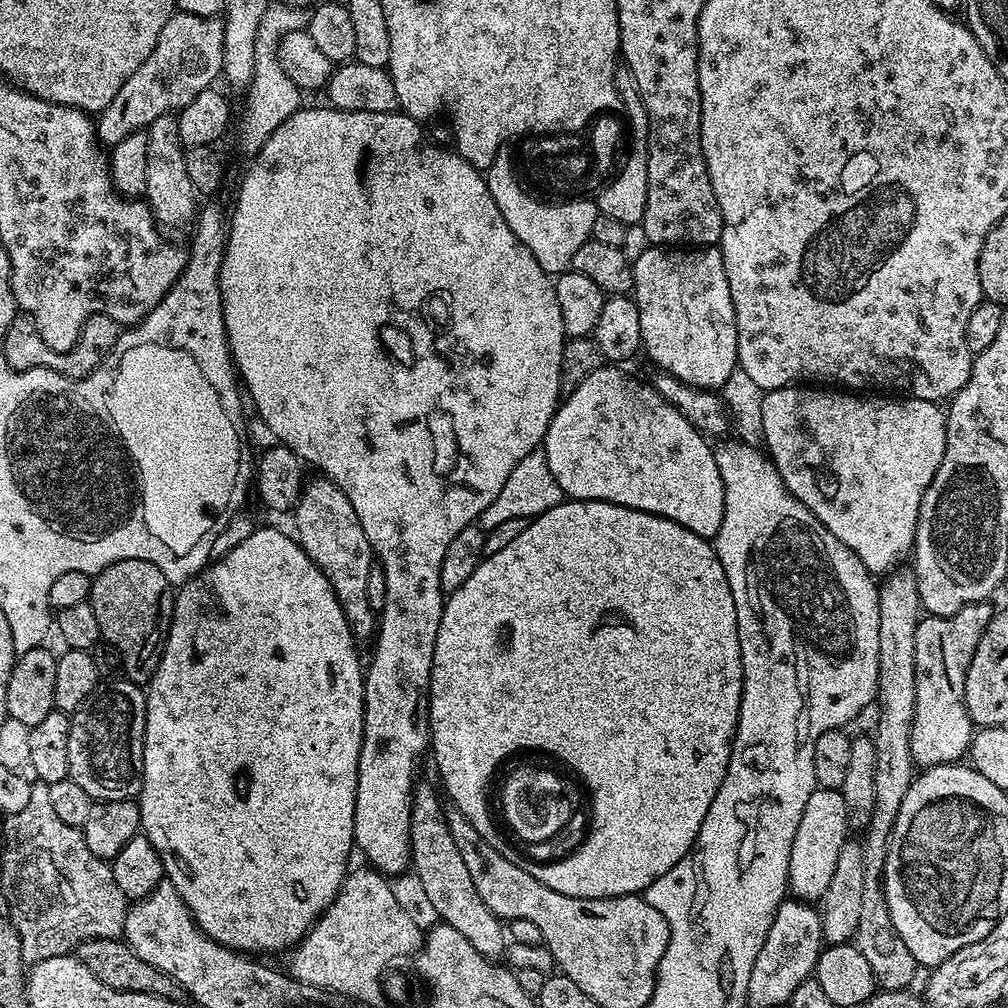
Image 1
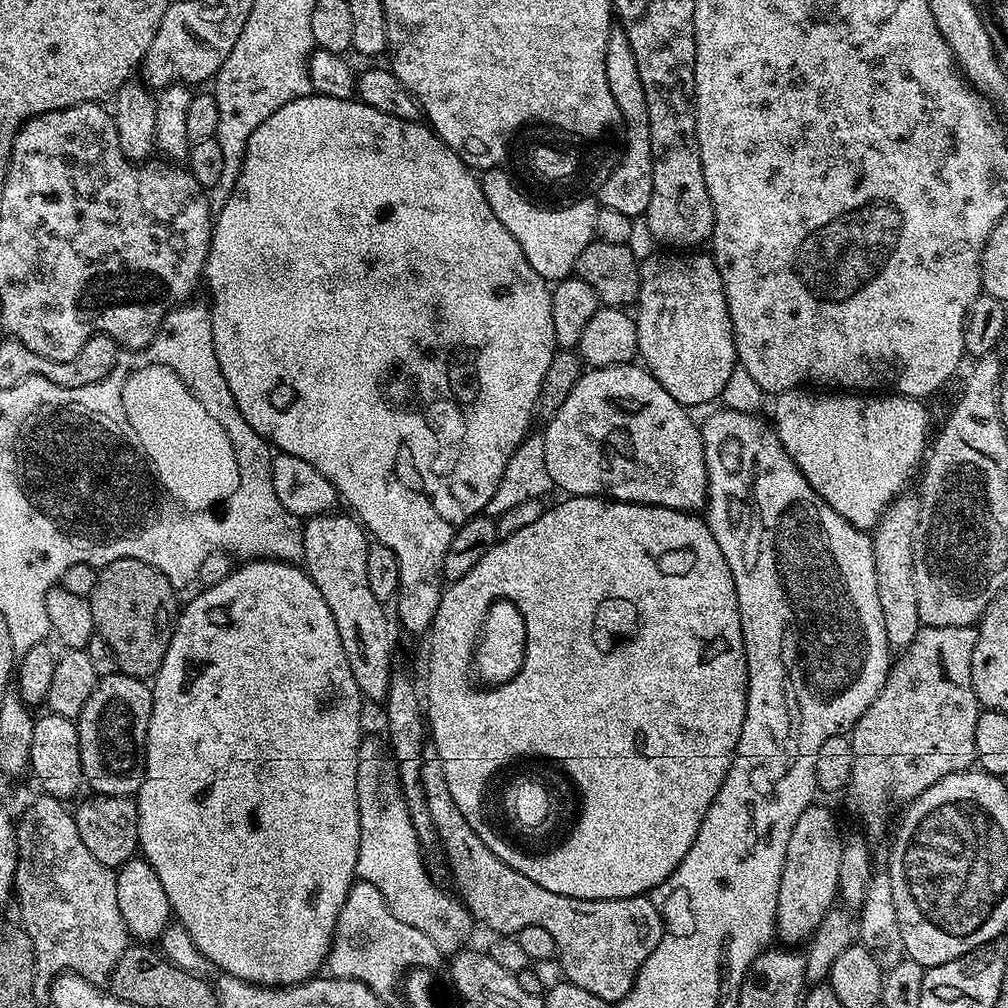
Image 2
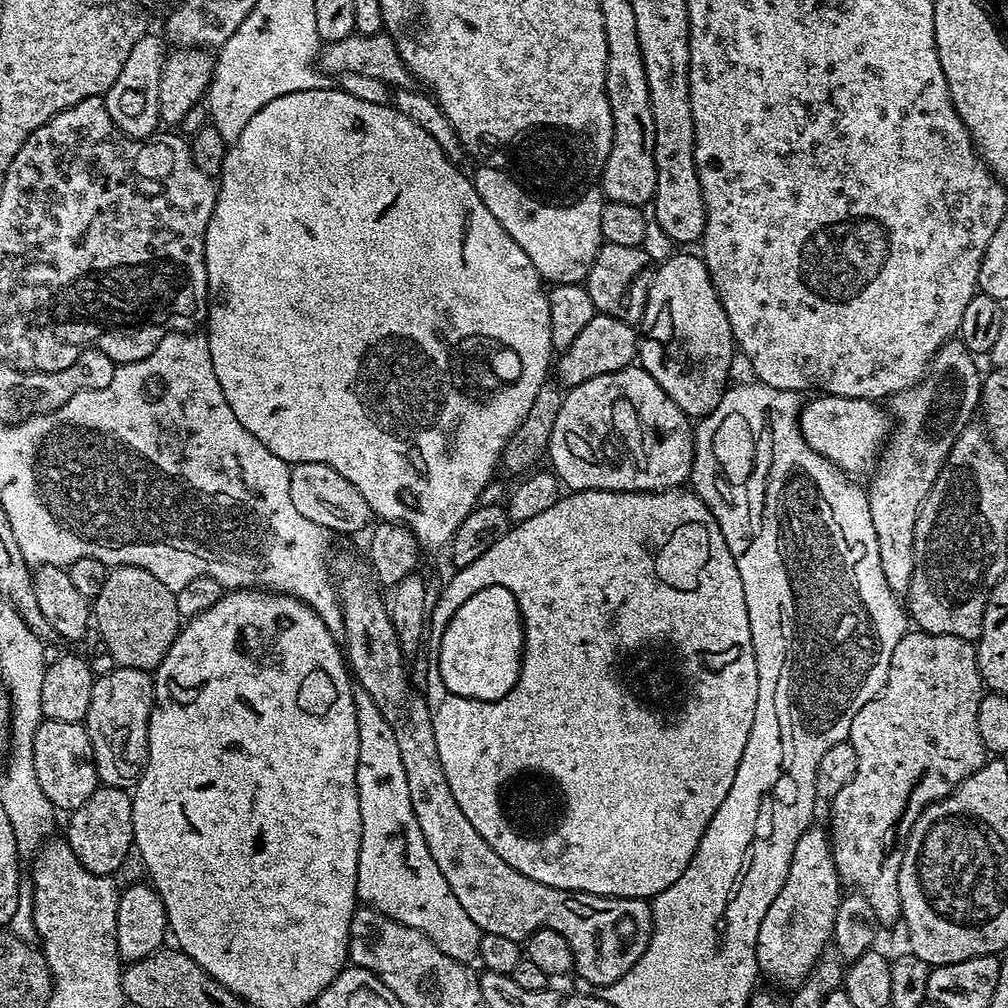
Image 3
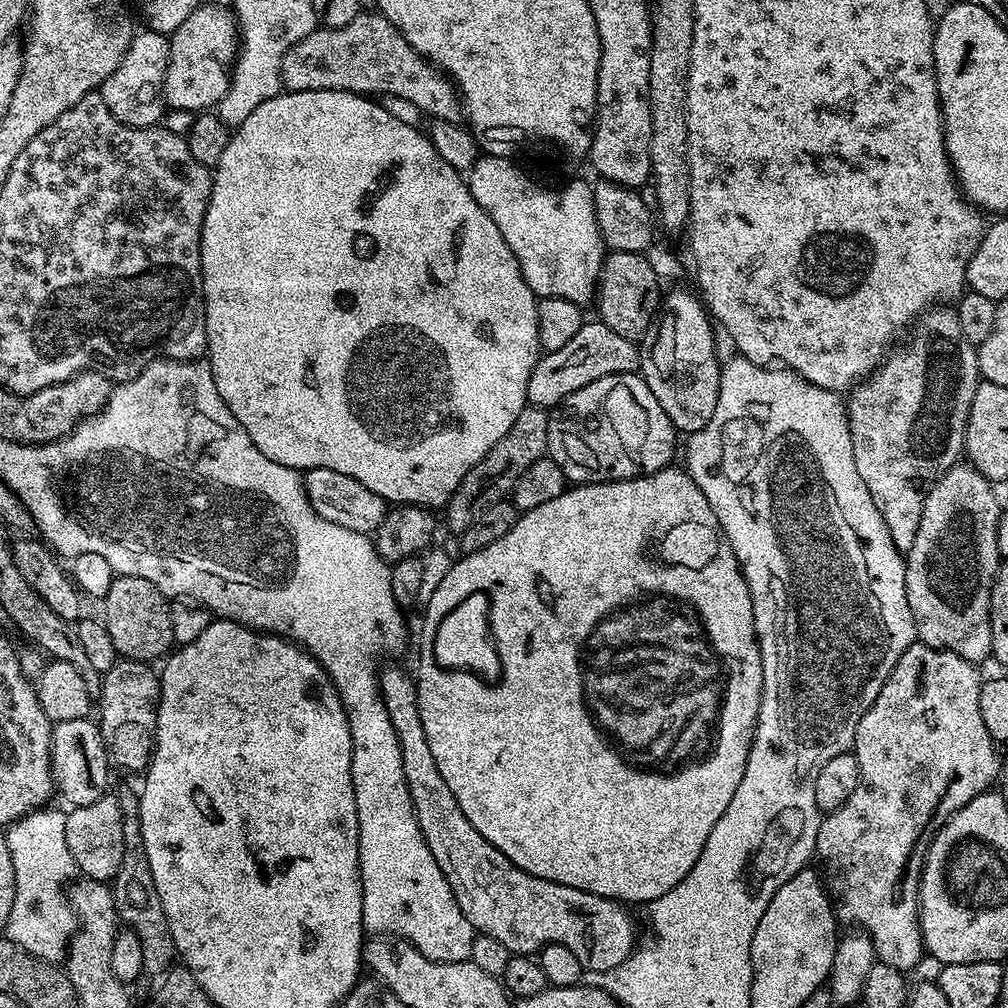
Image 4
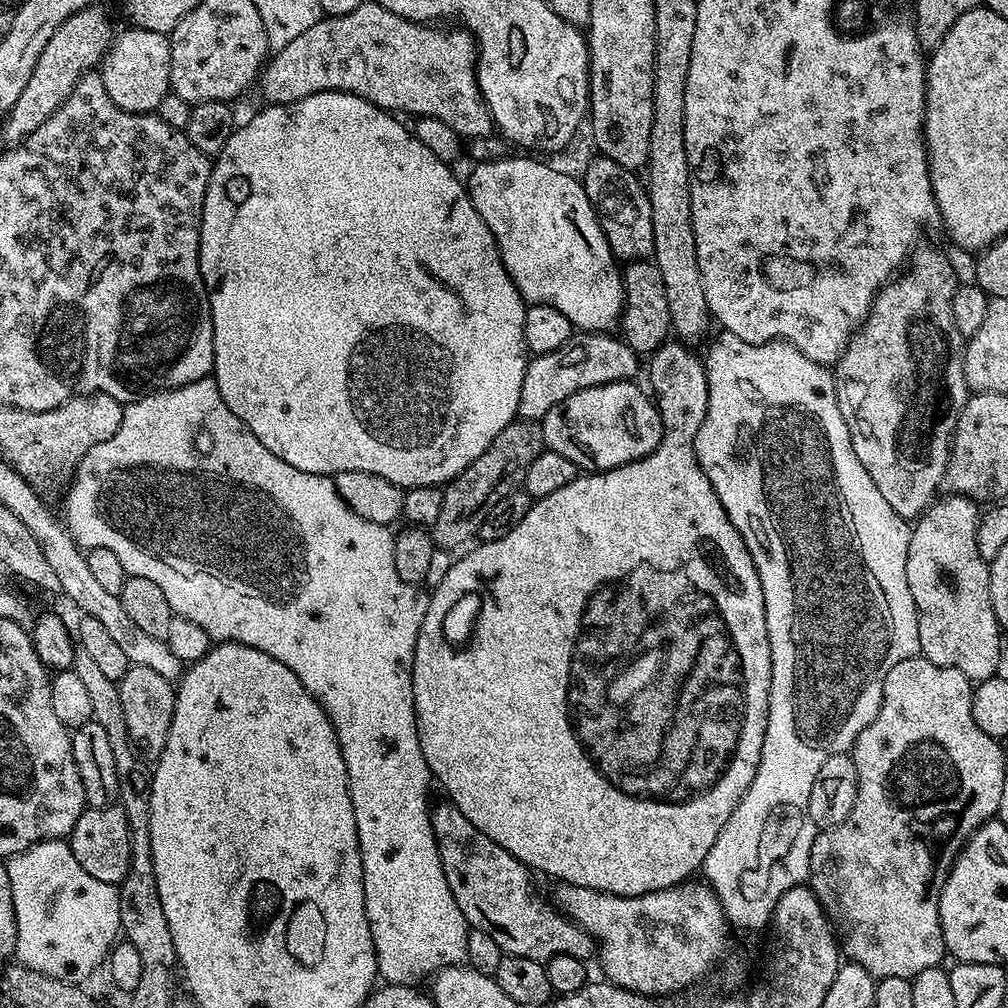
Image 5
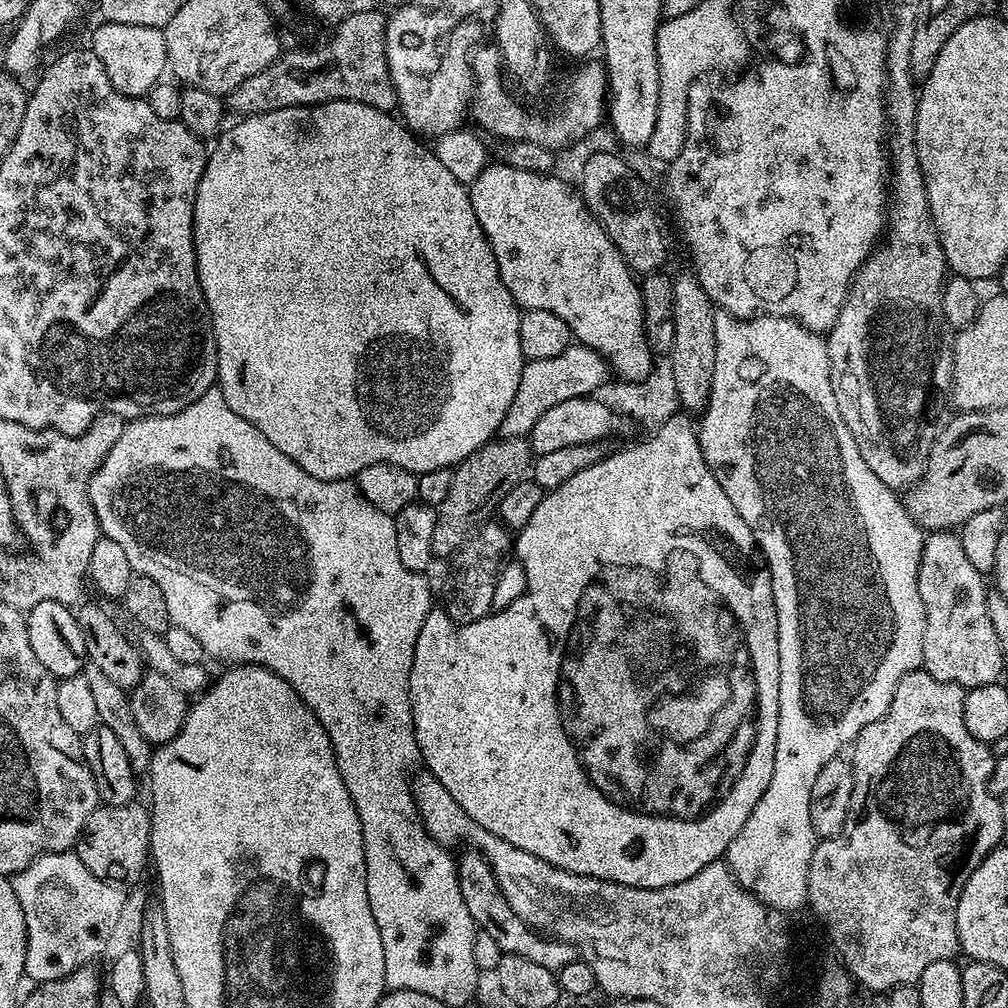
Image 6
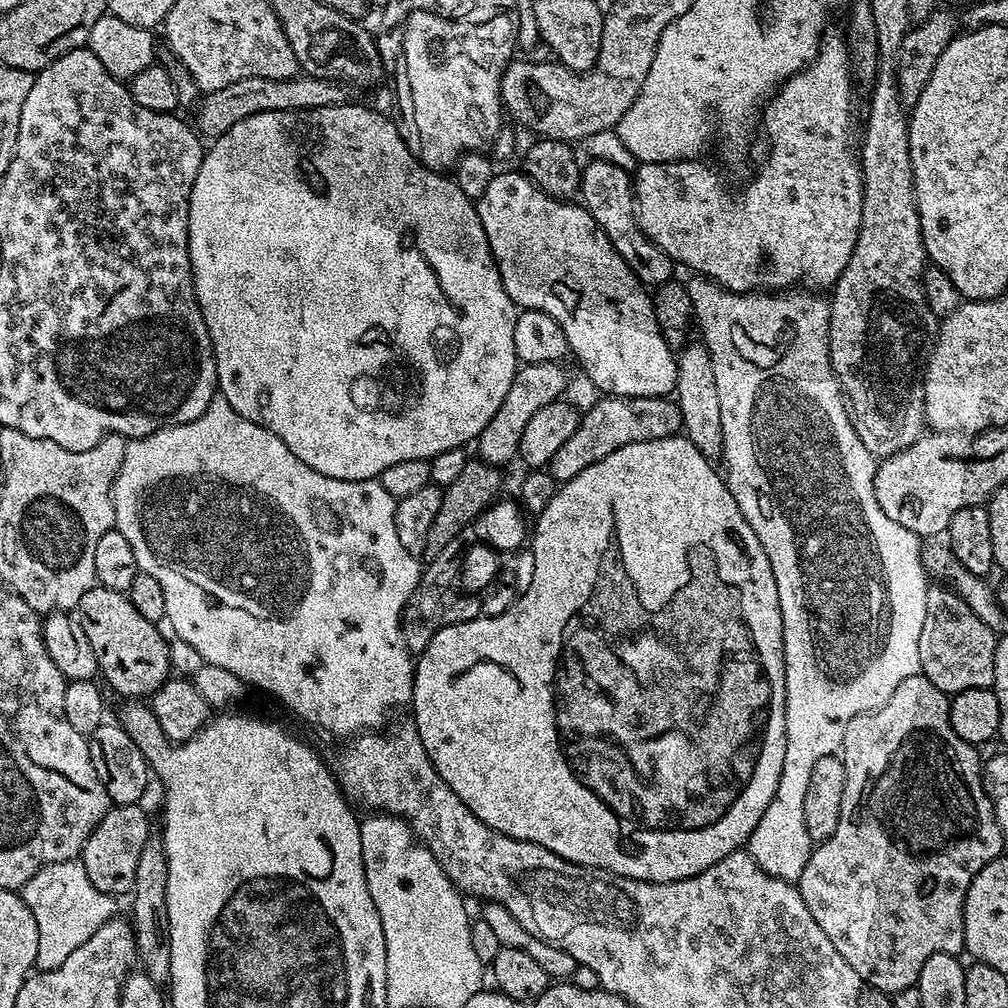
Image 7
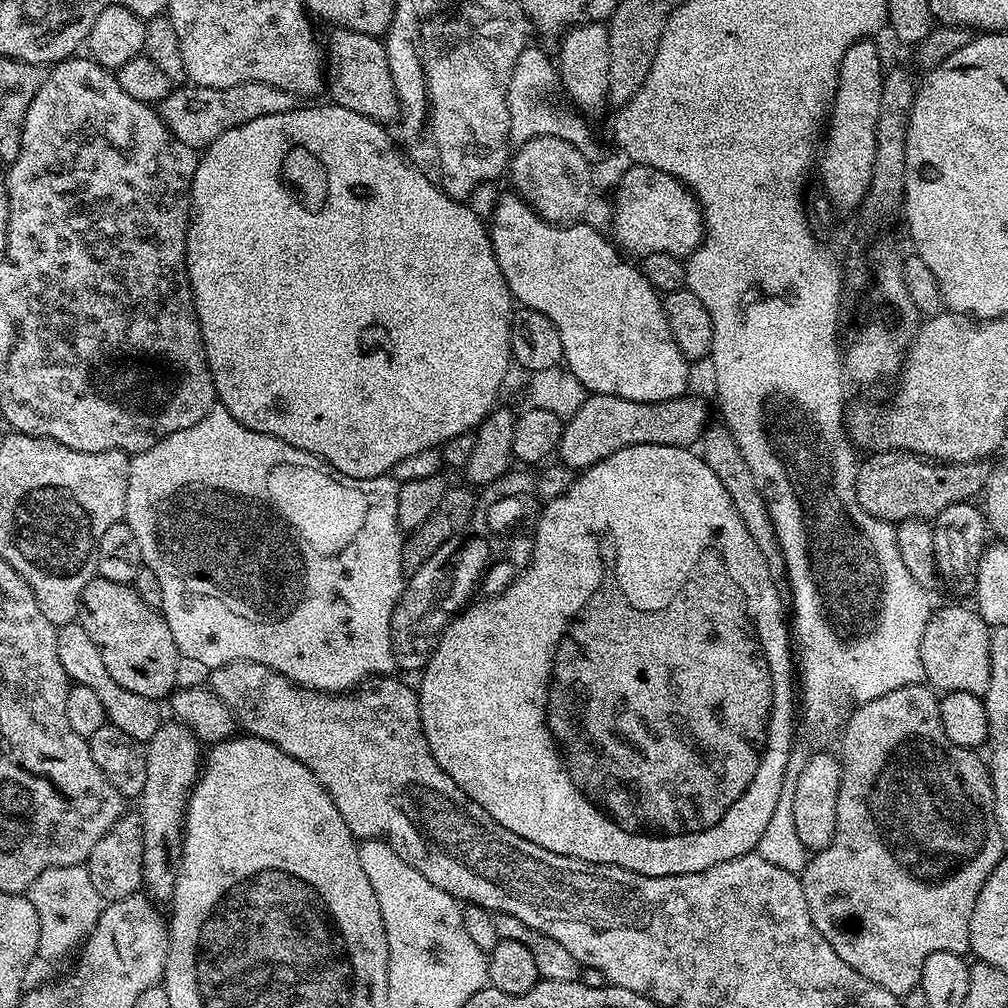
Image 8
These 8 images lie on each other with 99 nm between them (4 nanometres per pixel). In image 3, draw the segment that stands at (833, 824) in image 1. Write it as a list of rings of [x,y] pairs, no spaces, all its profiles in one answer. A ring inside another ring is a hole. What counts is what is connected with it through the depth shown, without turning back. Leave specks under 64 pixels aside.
[[[819,826],[810,827],[802,838],[798,838],[786,882],[778,898],[770,902],[762,926],[758,926],[756,966],[777,984],[777,989],[792,990],[800,985],[832,944],[834,918],[838,914],[841,895],[842,881],[834,866],[829,833],[825,829],[823,832]]]

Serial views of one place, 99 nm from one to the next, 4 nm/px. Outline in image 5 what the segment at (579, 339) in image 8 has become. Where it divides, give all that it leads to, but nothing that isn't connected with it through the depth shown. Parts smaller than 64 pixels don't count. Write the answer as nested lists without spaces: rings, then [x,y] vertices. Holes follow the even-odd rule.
[[[509,154],[503,160],[479,161],[475,165],[476,169],[469,176],[466,176],[468,196],[474,202],[474,210],[478,210],[482,222],[486,222],[486,226],[494,234],[496,245],[500,251],[500,257],[506,266],[506,270],[510,274],[510,278],[516,283],[516,288],[528,304],[549,304],[550,306],[554,306],[554,310],[562,310],[562,314],[566,314],[566,318],[570,318],[573,329],[579,330],[580,332],[611,333],[619,325],[620,314],[624,311],[624,278],[621,265],[618,263],[616,256],[612,253],[610,246],[606,242],[606,234],[598,222],[596,211],[592,209],[592,203],[586,194],[583,183],[577,177],[575,180],[570,173],[563,172],[560,168],[551,168],[550,165],[543,164],[540,161],[543,159],[533,158],[528,154],[516,155],[520,156]]]

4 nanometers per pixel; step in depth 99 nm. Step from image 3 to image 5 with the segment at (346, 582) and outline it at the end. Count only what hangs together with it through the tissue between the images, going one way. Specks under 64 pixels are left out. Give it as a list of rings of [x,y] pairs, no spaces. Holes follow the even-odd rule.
[[[450,802],[443,803],[431,805],[432,829],[438,854],[442,858],[442,874],[446,874],[446,882],[450,882],[450,894],[454,894],[454,902],[458,902],[458,910],[462,910],[469,925],[490,934],[490,938],[494,938],[500,949],[510,956],[546,962],[558,954],[570,954],[570,958],[587,961],[588,955],[591,952],[593,955],[598,948],[592,935],[578,927],[569,916],[565,916],[551,899],[543,900],[536,893],[536,888],[532,885],[533,873],[524,867],[521,860],[512,857],[505,848],[498,846],[498,842],[486,838],[486,834],[482,834],[482,830],[478,830],[478,826],[474,826],[474,822],[462,814],[462,810]]]

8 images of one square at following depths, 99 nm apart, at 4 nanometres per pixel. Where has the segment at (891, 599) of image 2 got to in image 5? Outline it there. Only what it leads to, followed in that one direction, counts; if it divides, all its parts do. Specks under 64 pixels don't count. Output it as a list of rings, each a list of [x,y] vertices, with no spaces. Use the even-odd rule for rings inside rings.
[[[917,247],[906,270],[881,288],[868,317],[834,365],[838,410],[846,418],[854,454],[866,466],[866,474],[878,486],[882,498],[890,502],[894,514],[909,522],[915,521],[933,503],[936,487],[944,484],[948,455],[952,453],[952,435],[970,395],[964,369],[966,338],[958,334],[954,313],[950,310],[958,286],[956,272],[942,253],[924,247]]]

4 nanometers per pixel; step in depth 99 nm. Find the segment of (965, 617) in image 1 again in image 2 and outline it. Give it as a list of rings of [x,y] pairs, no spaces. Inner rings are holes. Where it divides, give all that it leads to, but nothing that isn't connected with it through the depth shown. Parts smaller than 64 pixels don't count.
[[[930,626],[929,628],[921,627],[919,634],[910,642],[908,648],[903,649],[900,656],[895,657],[894,663],[888,669],[888,677],[874,702],[858,718],[858,722],[851,725],[850,739],[852,741],[852,753],[854,754],[854,766],[852,767],[852,783],[850,793],[852,800],[856,803],[856,808],[860,811],[860,816],[864,819],[864,824],[868,828],[880,828],[884,824],[884,819],[888,816],[888,795],[892,795],[896,800],[911,802],[918,798],[934,782],[946,778],[946,774],[955,772],[969,771],[976,764],[976,747],[974,746],[974,726],[978,726],[978,718],[982,711],[978,698],[974,694],[972,685],[972,675],[970,674],[970,662],[974,658],[974,646],[978,642],[978,631],[973,626]]]

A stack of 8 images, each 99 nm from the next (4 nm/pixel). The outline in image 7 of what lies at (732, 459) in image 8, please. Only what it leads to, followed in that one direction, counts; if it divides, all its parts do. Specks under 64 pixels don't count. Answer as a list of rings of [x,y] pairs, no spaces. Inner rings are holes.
[[[689,342],[676,356],[676,405],[682,414],[683,435],[688,437],[707,460],[716,462],[724,455],[722,446],[722,409],[718,402],[718,385],[714,382],[714,362],[703,342]]]

